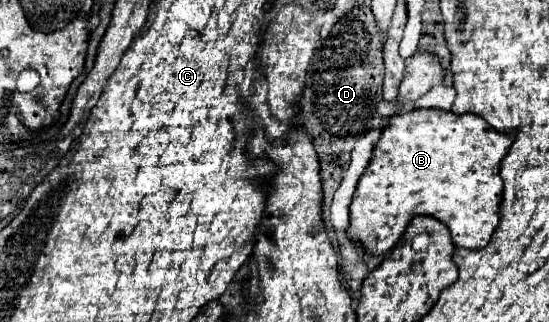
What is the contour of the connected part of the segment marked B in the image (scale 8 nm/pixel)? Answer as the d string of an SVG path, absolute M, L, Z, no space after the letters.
M416 108L396 114L382 130L380 142L374 146L372 160L356 186L350 204L348 238L360 244L368 254L382 256L390 252L402 238L406 226L414 216L432 216L448 226L452 242L458 248L484 248L500 220L502 178L498 166L512 144L512 134L500 134L476 114L456 116L452 112L434 108Z

